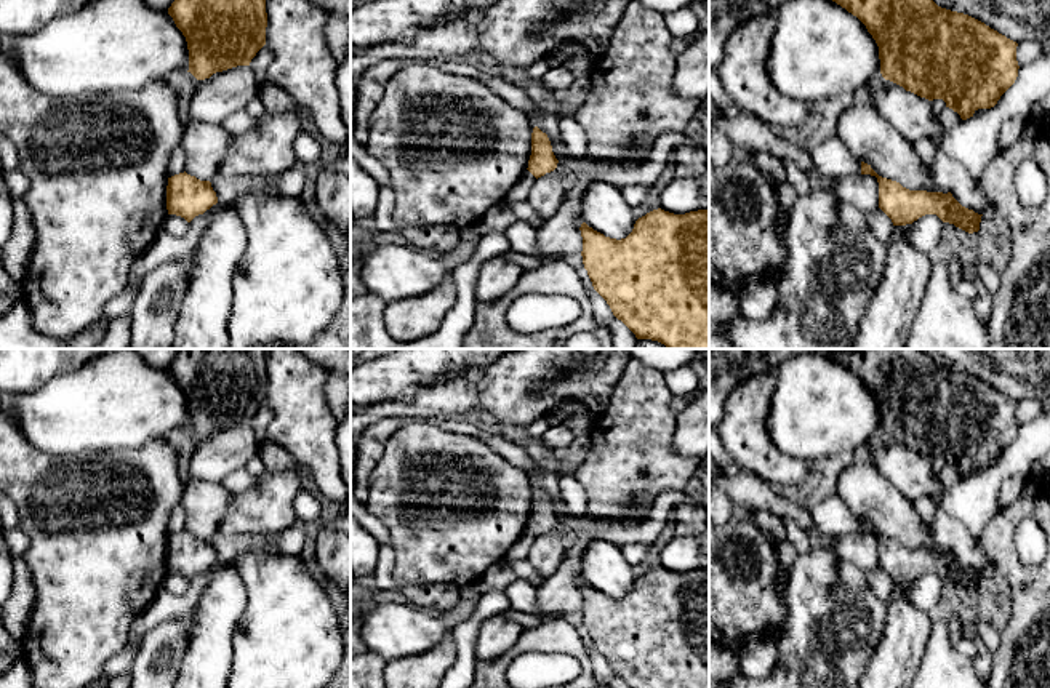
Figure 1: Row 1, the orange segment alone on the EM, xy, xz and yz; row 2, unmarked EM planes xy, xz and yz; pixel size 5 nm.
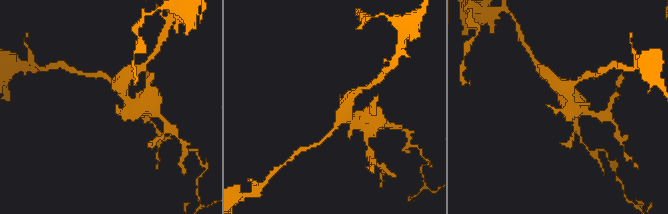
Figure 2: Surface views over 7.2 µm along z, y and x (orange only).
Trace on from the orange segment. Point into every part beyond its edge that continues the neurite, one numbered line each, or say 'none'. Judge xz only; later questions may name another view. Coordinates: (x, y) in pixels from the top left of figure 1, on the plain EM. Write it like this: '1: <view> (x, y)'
1: xz (543, 458)

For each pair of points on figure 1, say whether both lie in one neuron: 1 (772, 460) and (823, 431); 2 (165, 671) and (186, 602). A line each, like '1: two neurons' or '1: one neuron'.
1: two neurons
2: two neurons

